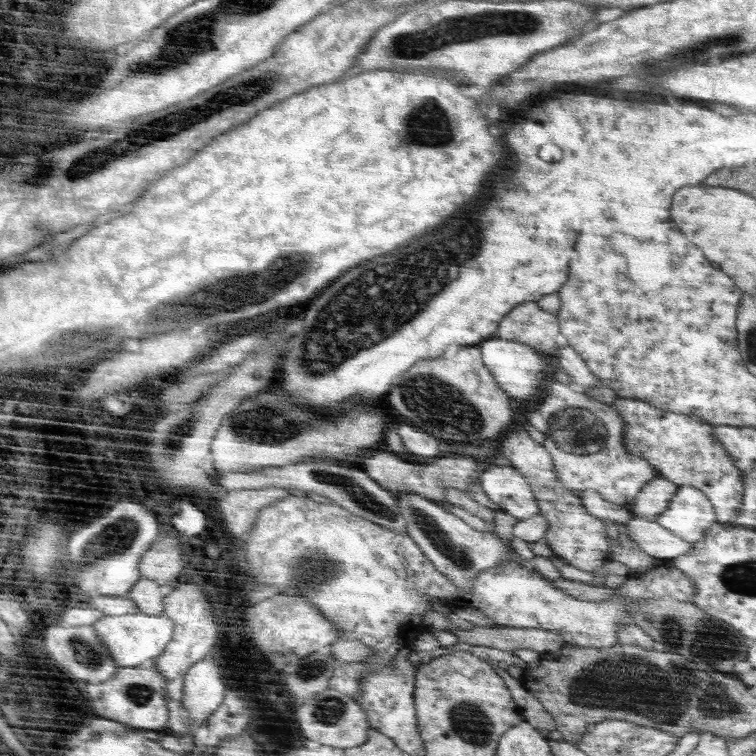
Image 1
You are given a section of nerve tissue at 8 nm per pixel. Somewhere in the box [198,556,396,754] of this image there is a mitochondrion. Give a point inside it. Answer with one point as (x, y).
(328, 711)

